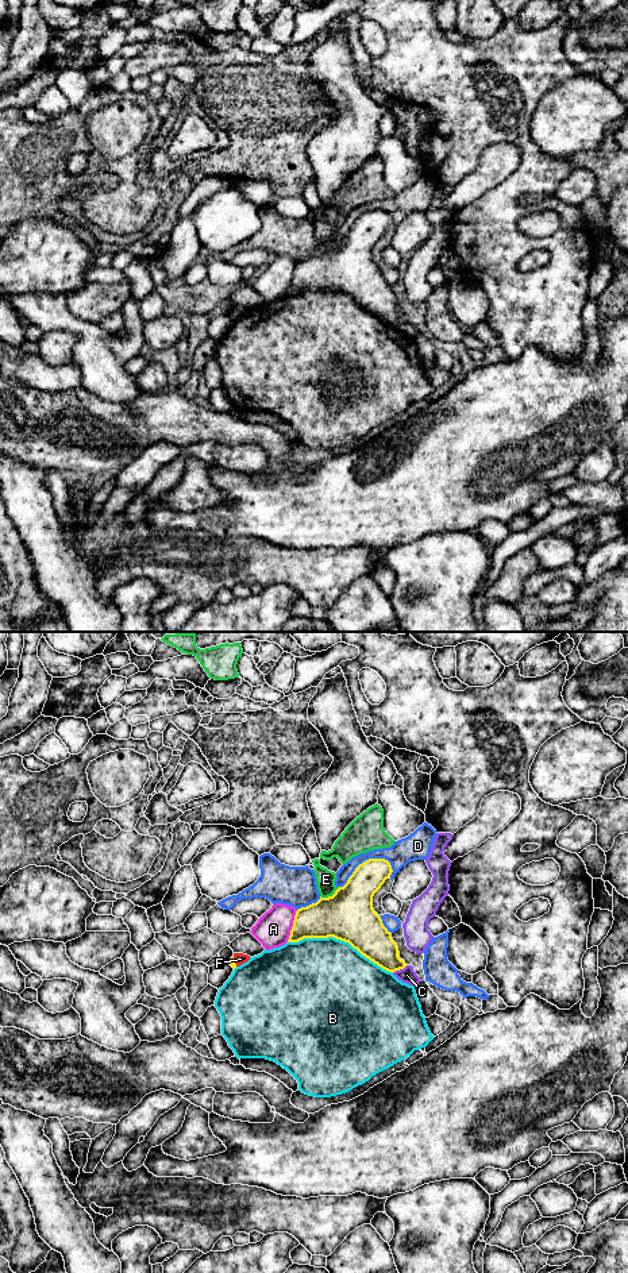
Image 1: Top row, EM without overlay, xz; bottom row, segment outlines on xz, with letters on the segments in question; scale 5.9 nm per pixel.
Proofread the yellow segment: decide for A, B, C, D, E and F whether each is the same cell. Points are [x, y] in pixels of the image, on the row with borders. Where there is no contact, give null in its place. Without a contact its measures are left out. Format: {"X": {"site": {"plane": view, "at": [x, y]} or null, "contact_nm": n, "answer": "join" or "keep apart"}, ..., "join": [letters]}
{"A": {"site": {"plane": "xz", "at": [292, 926]}, "contact_nm": 200, "answer": "keep apart"}, "B": {"site": {"plane": "xz", "at": [341, 940]}, "contact_nm": 650, "answer": "keep apart"}, "C": {"site": {"plane": "xz", "at": [399, 969]}, "contact_nm": 100, "answer": "keep apart"}, "D": {"site": {"plane": "xz", "at": [363, 861]}, "contact_nm": 340, "answer": "keep apart"}, "E": {"site": {"plane": "xz", "at": [330, 897]}, "contact_nm": 130, "answer": "keep apart"}, "F": {"site": {"plane": "xz", "at": [234, 961]}, "contact_nm": 70, "answer": "keep apart"}, "join": []}

